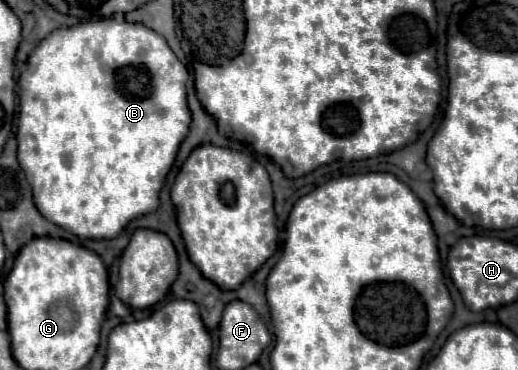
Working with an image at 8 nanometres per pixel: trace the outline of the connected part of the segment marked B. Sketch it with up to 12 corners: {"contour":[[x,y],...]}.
{"contour":[[115,18],[19,76],[37,210],[109,240],[155,212],[187,68]]}

